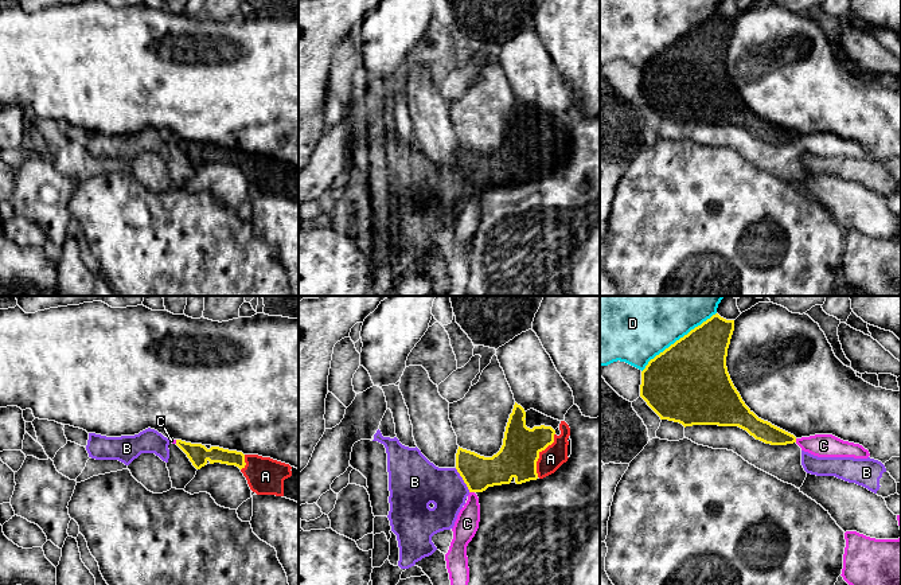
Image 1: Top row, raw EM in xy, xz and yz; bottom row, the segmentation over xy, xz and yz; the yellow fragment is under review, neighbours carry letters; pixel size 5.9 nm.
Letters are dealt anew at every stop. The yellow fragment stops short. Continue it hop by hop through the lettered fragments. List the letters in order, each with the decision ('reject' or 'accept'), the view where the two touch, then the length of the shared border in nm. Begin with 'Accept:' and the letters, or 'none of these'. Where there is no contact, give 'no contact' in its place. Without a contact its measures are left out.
Accept: A
A: accept | xz | 280 nm
B: reject | xz | 170 nm
C: reject | xz | 30 nm
D: reject | yz | 550 nm

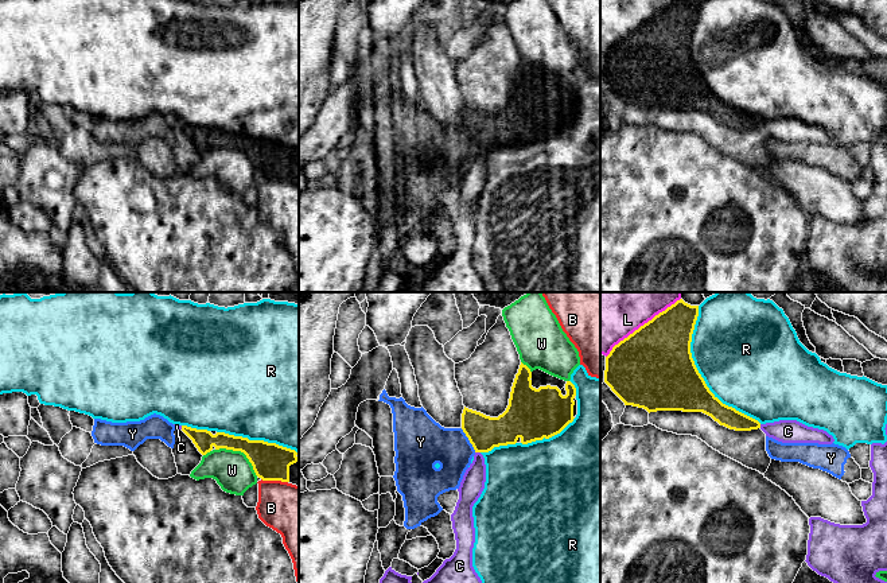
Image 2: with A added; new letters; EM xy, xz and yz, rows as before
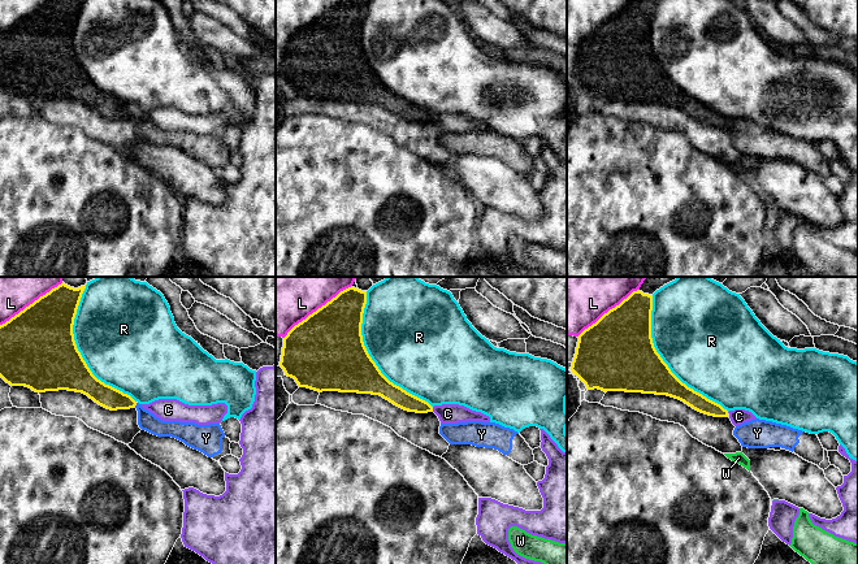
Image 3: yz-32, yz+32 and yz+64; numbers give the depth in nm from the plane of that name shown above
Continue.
Accept: none of these
B: reject | xy | 160 nm
C: reject | xz | 30 nm
L: reject | yz | 550 nm
R: reject | yz | 800 nm
W: reject | xy | 300 nm
Y: reject | xz | 170 nm

